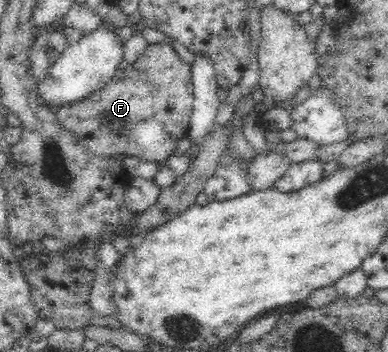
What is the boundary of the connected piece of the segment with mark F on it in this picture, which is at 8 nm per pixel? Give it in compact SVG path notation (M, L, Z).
M152 43L147 45L144 53L134 64L121 61L116 73L103 88L71 104L59 104L50 108L59 124L73 133L79 144L90 154L101 157L137 156L141 160L156 162L161 167L165 158L174 154L177 141L188 132L194 106L194 84L191 76L191 65L181 60L169 44Z

